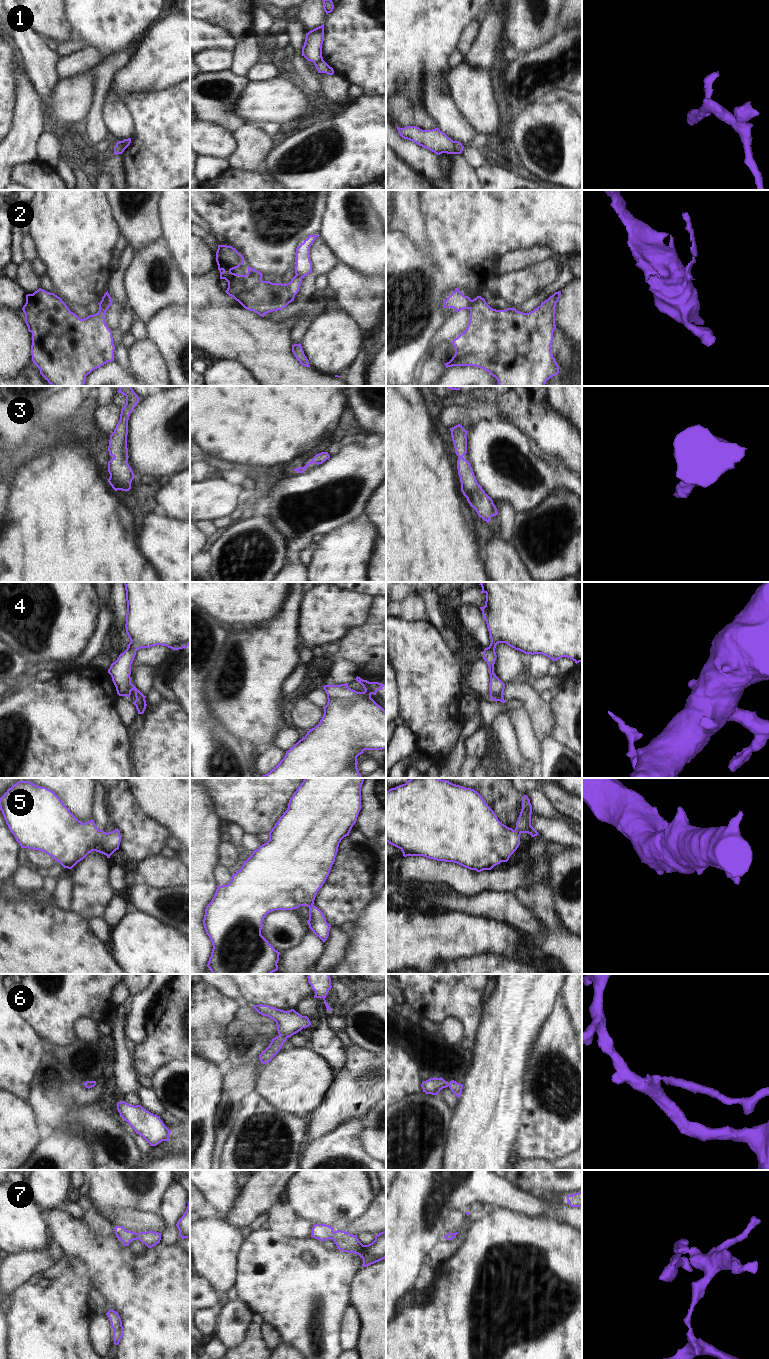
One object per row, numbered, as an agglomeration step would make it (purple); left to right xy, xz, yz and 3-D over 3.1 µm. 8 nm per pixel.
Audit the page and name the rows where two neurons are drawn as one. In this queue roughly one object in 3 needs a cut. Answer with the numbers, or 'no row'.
1, 2

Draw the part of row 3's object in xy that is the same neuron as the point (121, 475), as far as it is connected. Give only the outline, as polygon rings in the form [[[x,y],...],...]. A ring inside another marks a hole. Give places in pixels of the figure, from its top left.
[[[120,386],[118,393],[126,396],[126,404],[121,409],[120,420],[110,435],[108,451],[113,458],[108,462],[108,472],[110,477],[107,479],[112,488],[122,491],[129,491],[134,478],[132,468],[128,462],[128,420],[129,416],[139,402],[139,397],[131,386]]]

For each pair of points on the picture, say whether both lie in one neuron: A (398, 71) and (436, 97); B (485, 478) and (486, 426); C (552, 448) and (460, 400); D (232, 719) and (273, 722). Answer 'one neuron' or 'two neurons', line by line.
A: one neuron
B: one neuron
C: one neuron
D: one neuron

